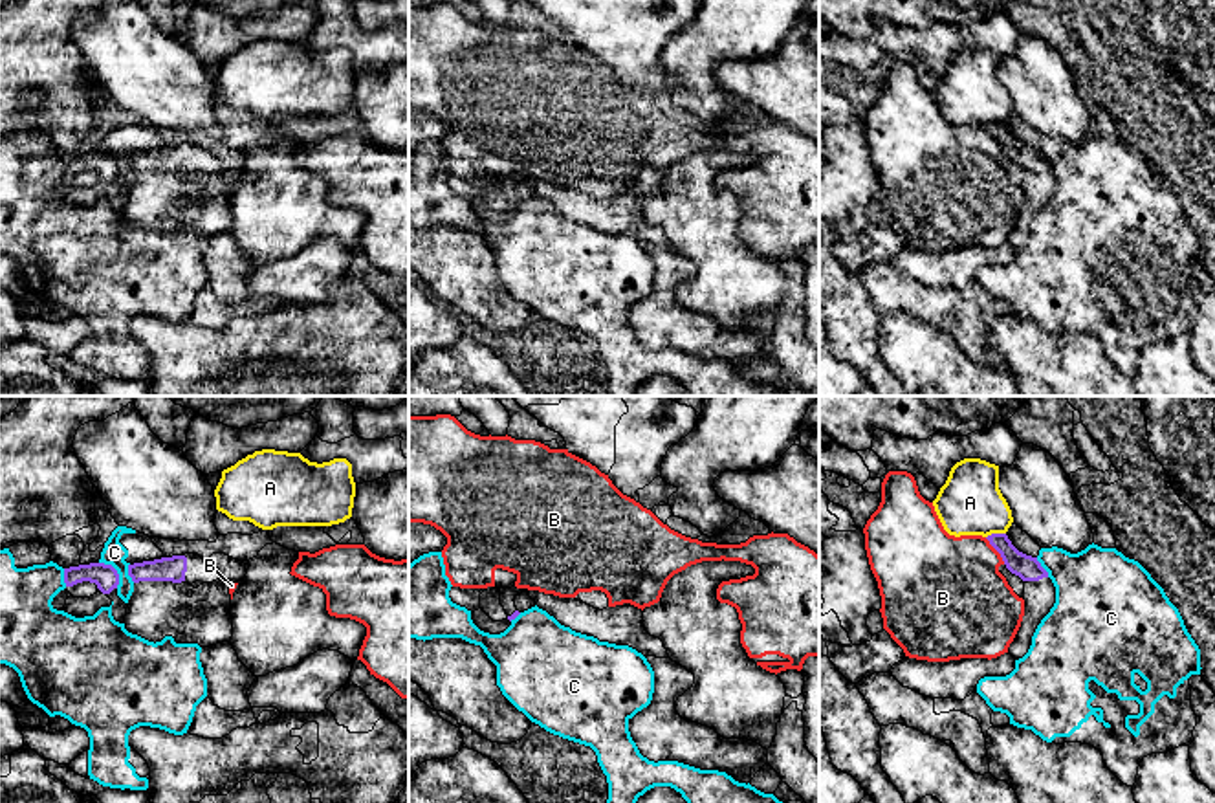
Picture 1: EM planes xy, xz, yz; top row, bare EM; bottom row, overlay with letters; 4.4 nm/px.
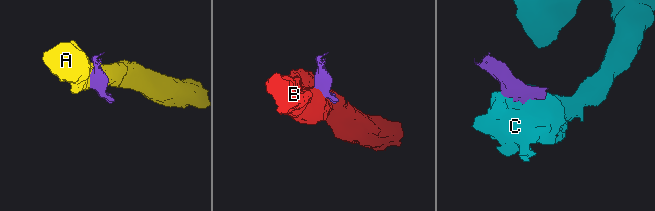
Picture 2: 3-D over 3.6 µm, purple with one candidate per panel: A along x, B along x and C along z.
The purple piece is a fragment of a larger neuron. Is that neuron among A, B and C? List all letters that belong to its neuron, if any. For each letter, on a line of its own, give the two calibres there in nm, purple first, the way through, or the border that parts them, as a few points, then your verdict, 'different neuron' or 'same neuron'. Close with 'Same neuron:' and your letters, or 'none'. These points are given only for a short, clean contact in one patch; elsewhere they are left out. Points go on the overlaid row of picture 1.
A: 110 nm thick on the purple side, 280 nm on the other; different neuron
B: 110 nm thick on the purple side, 440 nm on the other; different neuron
C: 110 nm thick on the purple side, 100 nm on the other; different neuron
Same neuron: none

